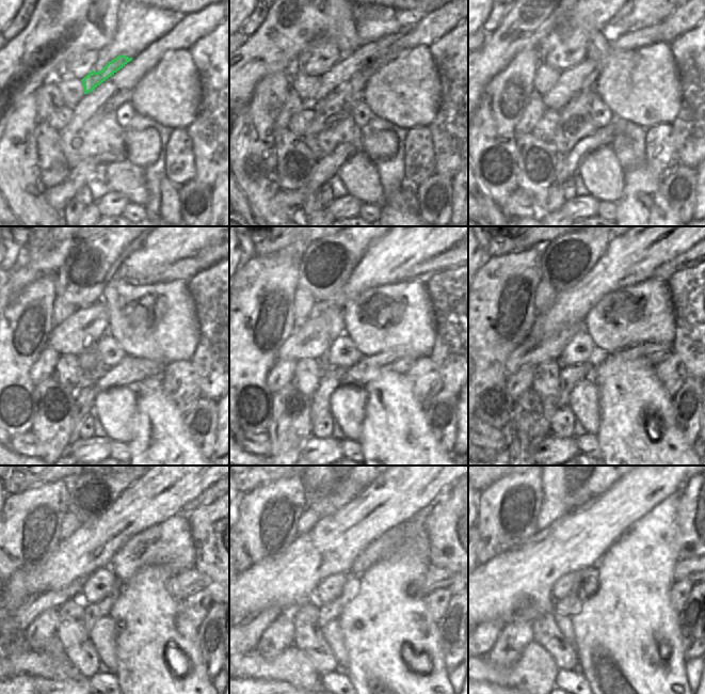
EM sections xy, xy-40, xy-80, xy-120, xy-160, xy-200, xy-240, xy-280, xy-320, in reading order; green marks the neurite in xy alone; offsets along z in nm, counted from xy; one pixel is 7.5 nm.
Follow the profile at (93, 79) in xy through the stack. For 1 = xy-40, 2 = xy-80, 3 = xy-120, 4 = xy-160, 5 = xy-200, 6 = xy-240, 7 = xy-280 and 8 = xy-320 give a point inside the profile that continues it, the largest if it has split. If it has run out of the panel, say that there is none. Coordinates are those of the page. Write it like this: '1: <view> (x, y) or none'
1: xy-40 (342, 71)
2: xy-80 (573, 80)
3: xy-120 (84, 327)
4: xy-160 (311, 338)
5: xy-200 (532, 351)
6: xy-240 (34, 605)
7: xy-280 (261, 619)
8: xy-320 (497, 625)

